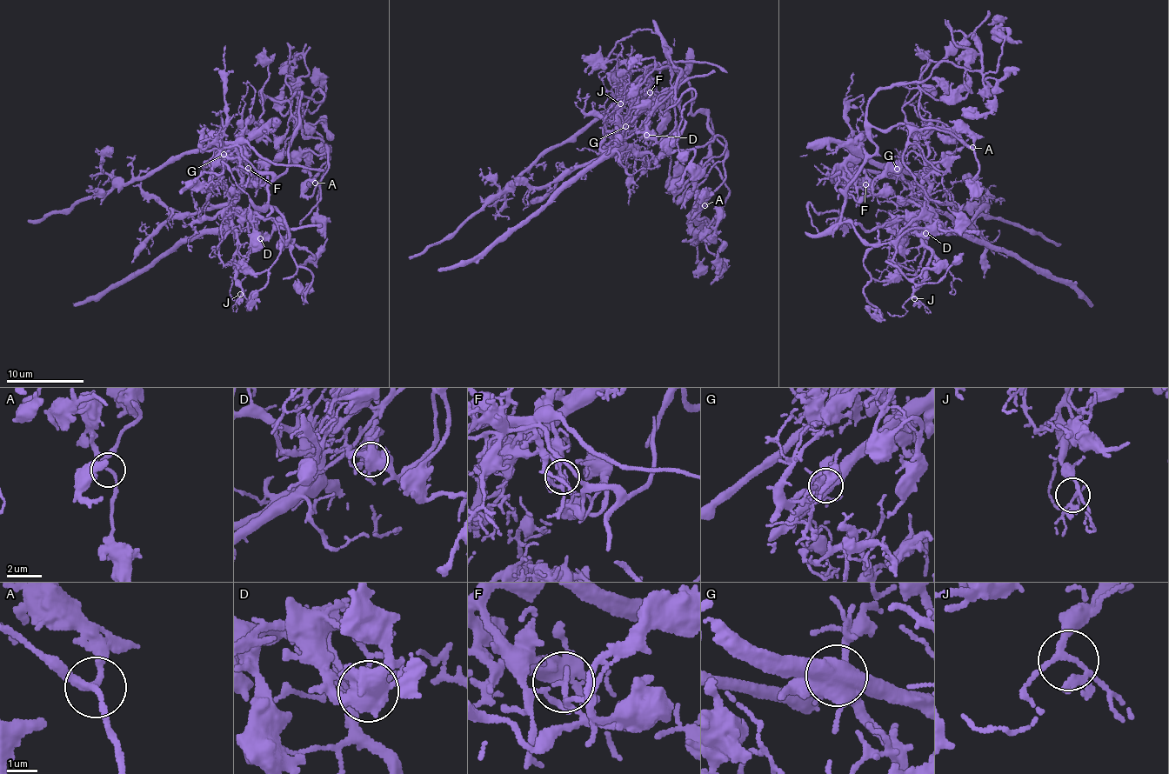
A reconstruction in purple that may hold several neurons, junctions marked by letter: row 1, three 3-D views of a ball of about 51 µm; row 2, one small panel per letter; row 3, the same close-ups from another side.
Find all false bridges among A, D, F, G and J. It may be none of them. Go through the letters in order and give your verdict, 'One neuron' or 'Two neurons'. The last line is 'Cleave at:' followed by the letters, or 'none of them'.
A: One neuron
D: Two neurons
F: Two neurons
G: Two neurons
J: One neuron
Cleave at: D, F, G

